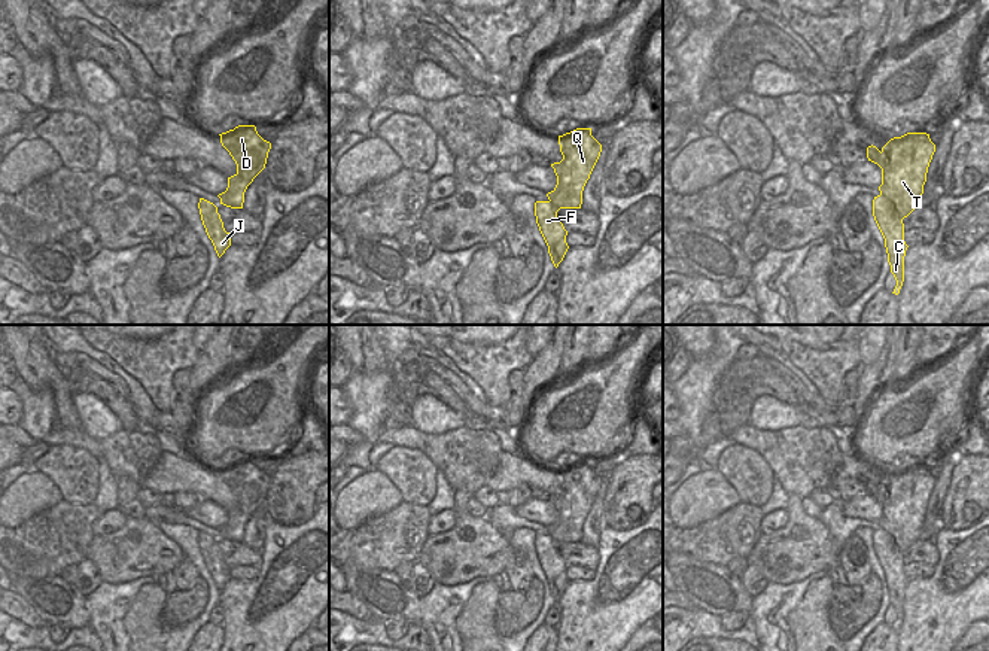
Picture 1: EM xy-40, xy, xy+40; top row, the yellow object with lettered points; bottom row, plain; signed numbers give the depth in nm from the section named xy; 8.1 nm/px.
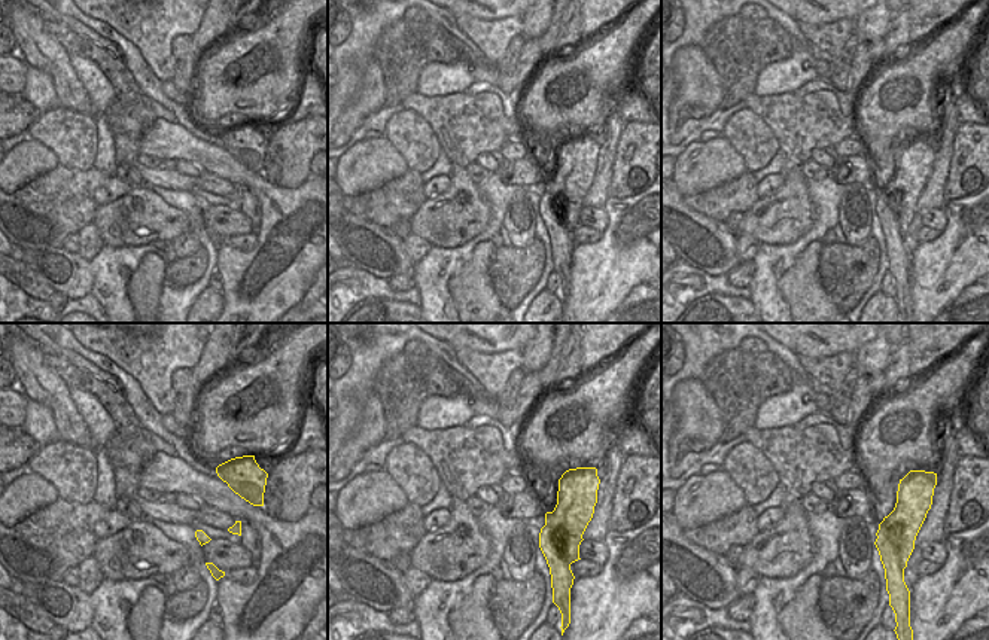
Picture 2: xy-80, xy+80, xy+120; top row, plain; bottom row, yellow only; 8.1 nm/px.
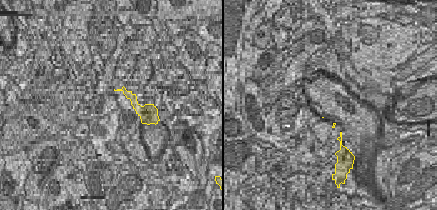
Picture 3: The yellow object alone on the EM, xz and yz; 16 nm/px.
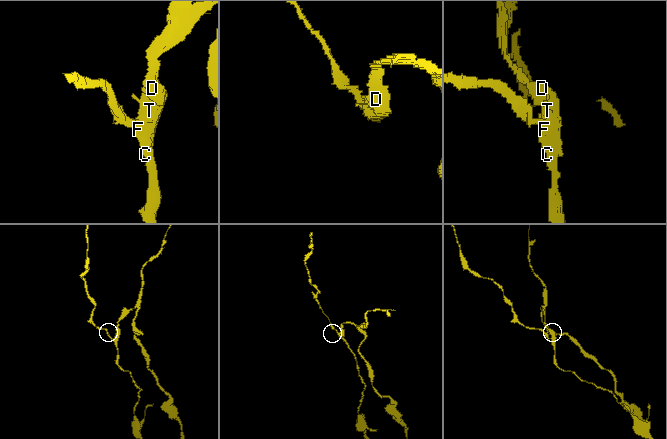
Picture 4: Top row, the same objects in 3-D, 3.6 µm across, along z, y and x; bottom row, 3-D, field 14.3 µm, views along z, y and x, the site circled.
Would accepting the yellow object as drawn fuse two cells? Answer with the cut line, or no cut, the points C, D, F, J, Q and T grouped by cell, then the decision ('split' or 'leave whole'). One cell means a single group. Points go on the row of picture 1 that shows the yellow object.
xy+40 (881, 192), (901, 219) | C F J / D Q T | split

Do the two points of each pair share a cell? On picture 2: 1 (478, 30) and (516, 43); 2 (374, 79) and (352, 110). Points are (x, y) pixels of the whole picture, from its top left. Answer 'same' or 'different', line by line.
1: different
2: same

